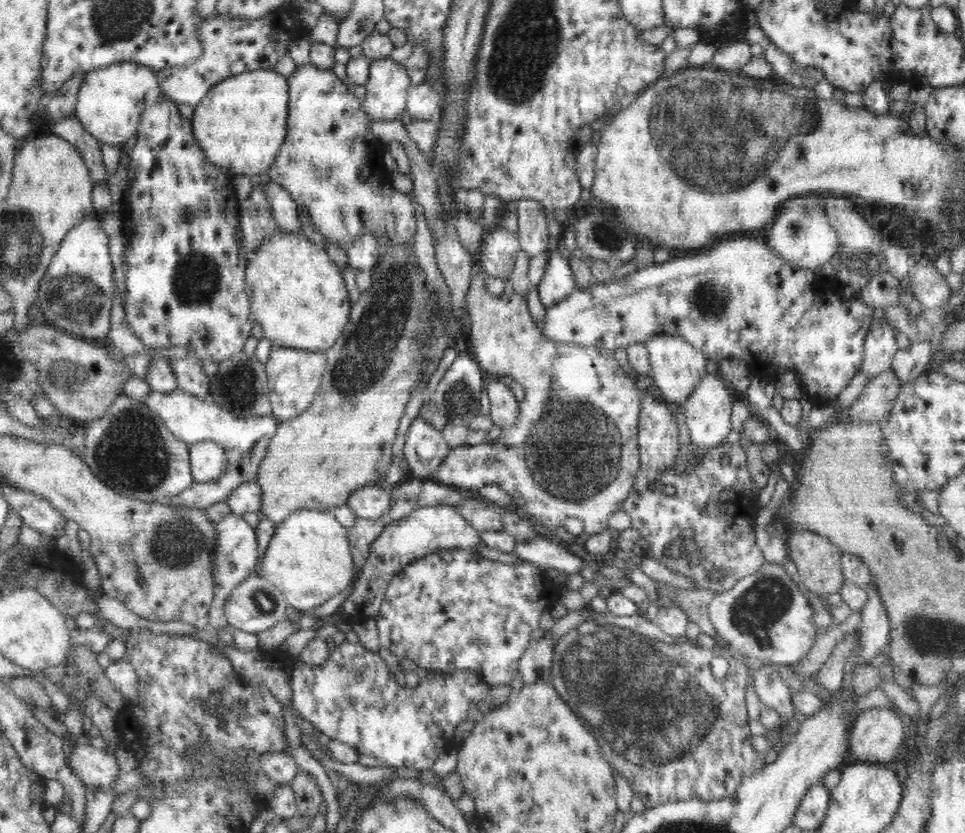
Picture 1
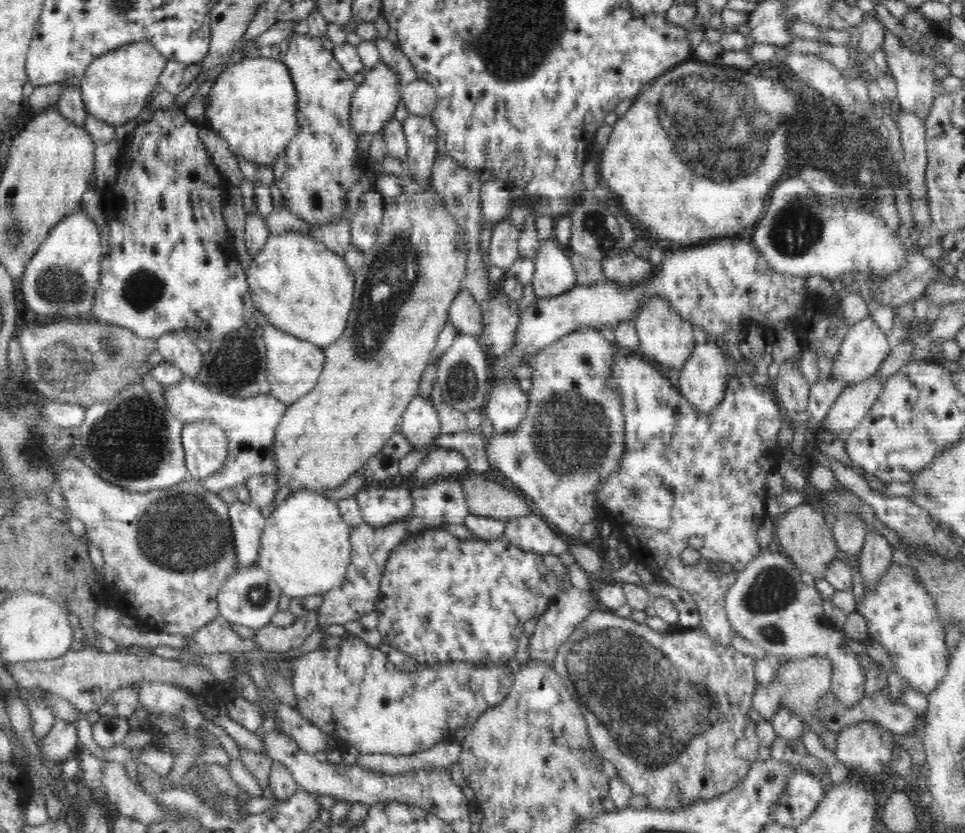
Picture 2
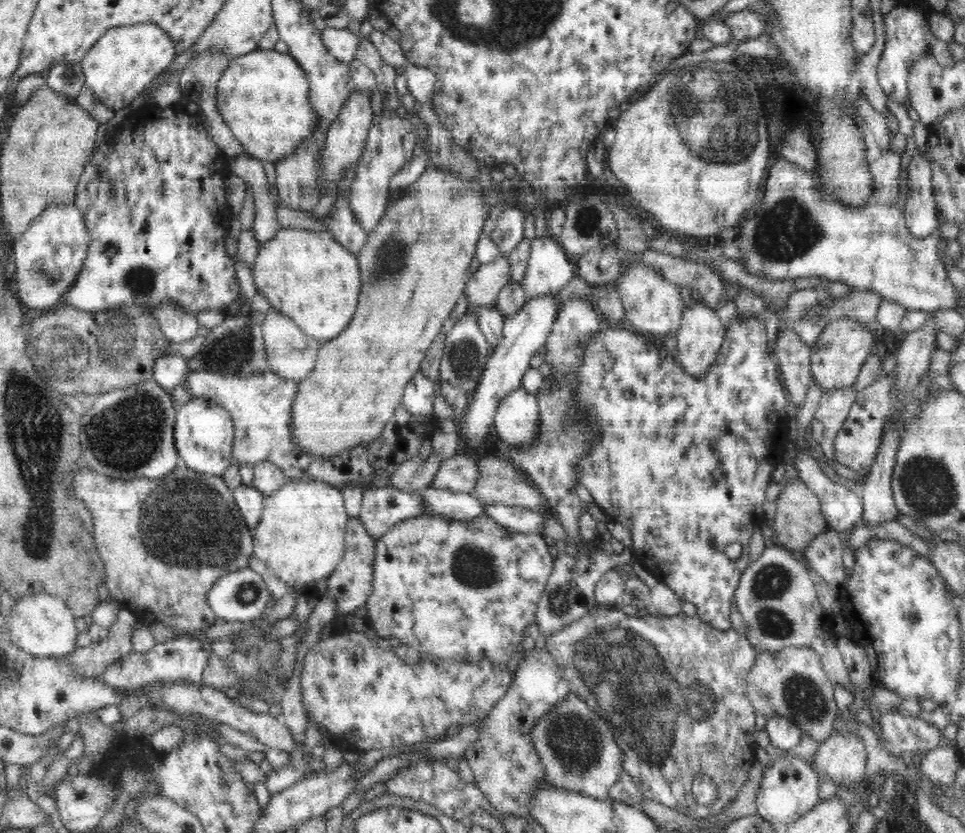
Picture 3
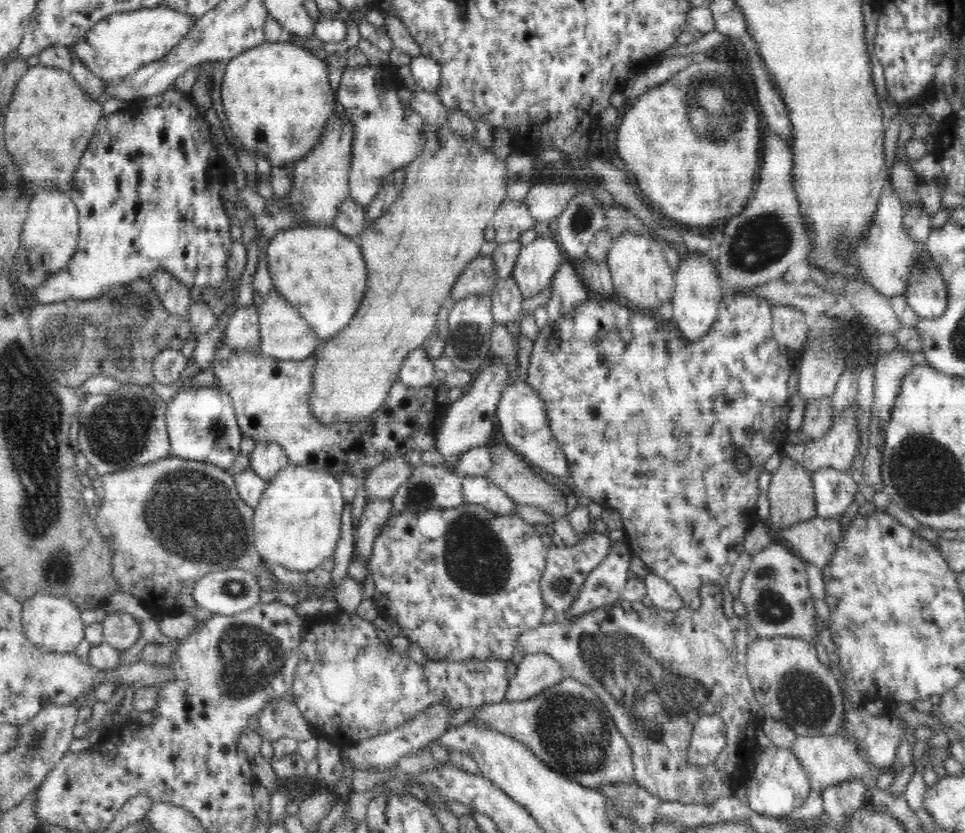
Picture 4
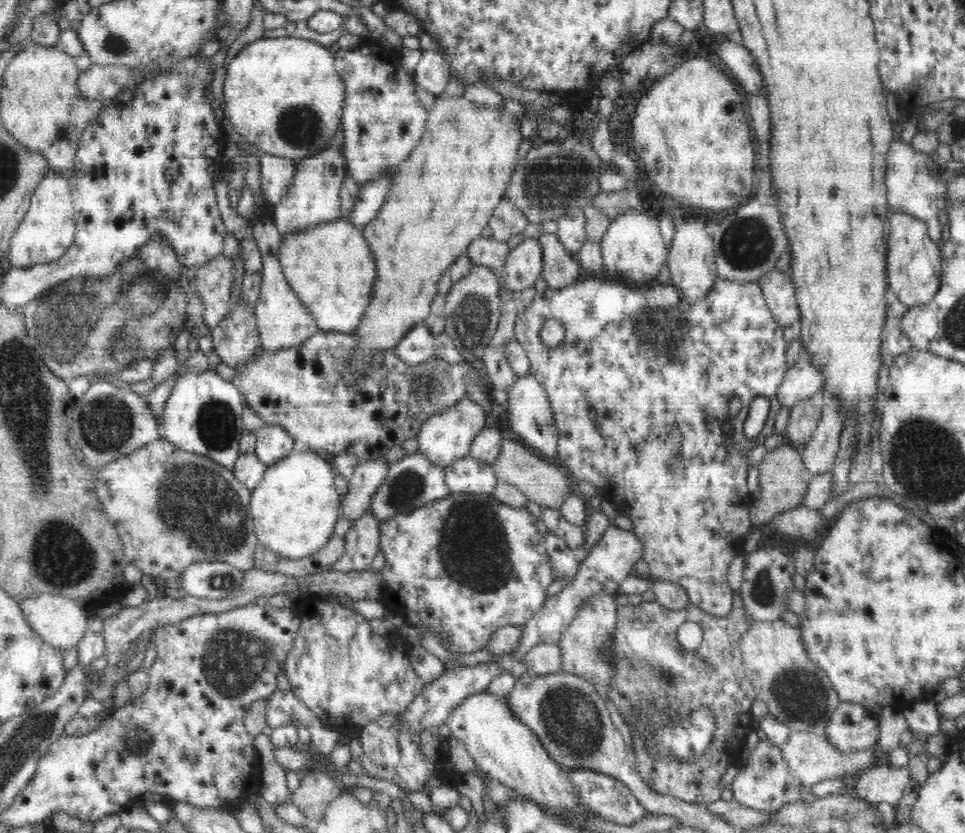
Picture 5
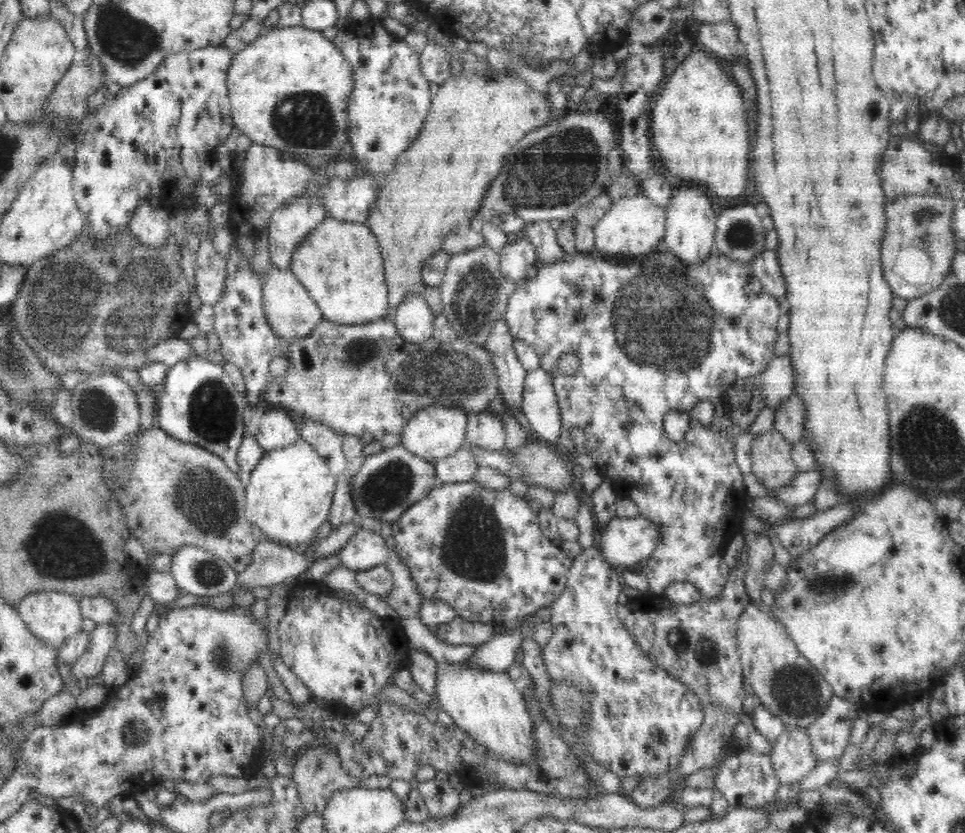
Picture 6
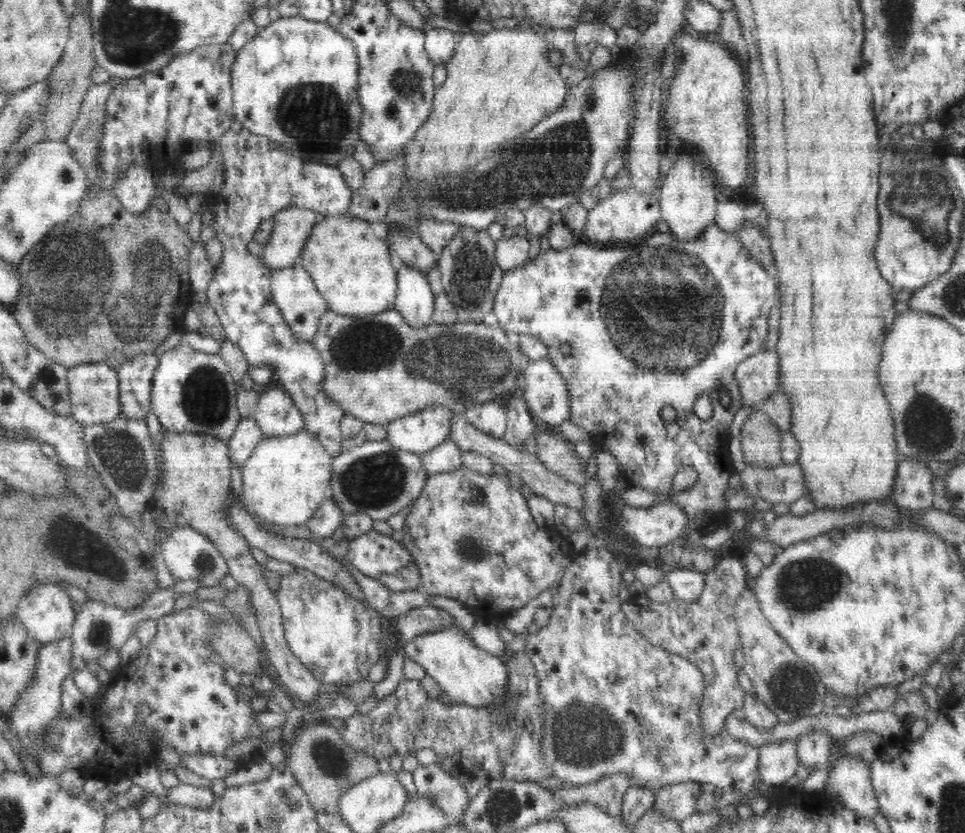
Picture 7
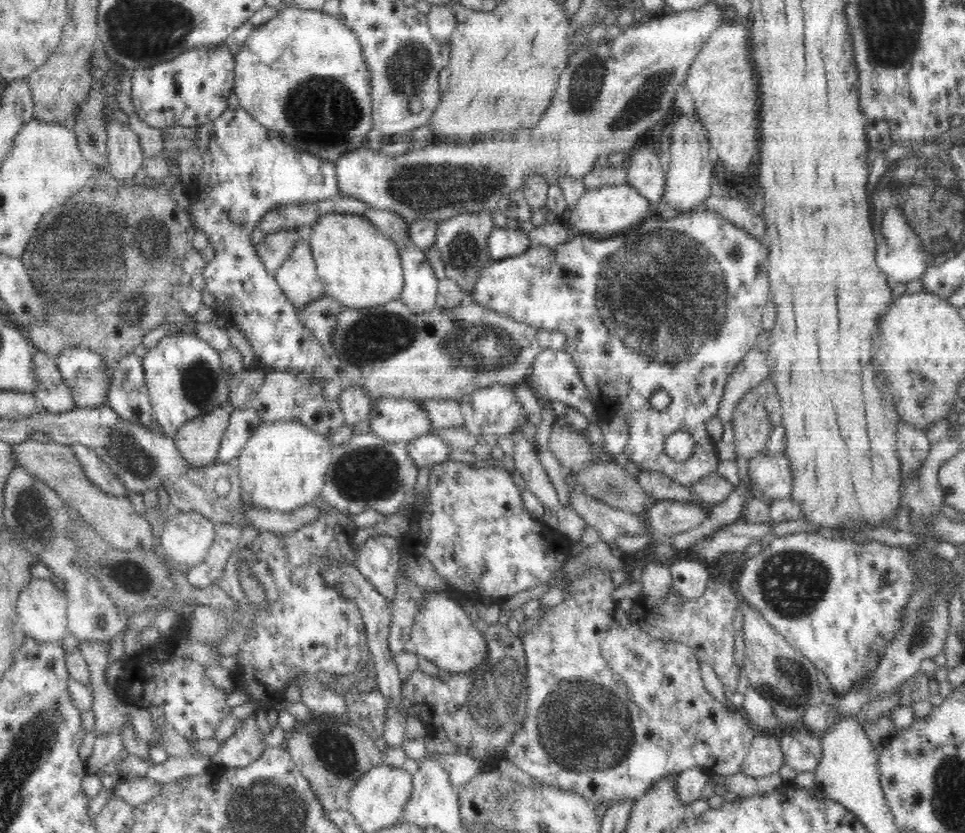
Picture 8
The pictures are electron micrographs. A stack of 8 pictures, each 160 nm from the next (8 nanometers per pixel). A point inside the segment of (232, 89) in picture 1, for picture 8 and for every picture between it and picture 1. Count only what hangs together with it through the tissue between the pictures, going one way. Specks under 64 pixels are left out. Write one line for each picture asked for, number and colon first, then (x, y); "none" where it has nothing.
2: (252, 105)
3: (262, 96)
4: (278, 98)
5: (283, 95)
6: (290, 89)
7: (296, 82)
8: (302, 74)

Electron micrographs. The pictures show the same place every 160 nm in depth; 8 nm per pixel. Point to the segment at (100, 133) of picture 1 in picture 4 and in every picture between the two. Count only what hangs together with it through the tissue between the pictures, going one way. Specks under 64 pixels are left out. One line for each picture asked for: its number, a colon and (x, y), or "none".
2: (114, 86)
3: (123, 62)
4: (115, 47)

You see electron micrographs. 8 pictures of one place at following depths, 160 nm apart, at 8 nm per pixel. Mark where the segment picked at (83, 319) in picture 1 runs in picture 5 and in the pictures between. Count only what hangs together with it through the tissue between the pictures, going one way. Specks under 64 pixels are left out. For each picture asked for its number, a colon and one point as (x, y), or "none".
2: (63, 278)
3: (48, 256)
4: (49, 238)
5: (48, 229)

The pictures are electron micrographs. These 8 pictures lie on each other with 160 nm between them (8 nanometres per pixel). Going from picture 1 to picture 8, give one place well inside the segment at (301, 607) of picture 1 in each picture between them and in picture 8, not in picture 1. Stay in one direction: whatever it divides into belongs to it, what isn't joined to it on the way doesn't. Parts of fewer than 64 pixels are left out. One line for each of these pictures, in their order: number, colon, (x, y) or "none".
2: (305, 548)
3: (300, 537)
4: (297, 523)
5: (294, 507)
6: (288, 495)
7: (285, 479)
8: (282, 466)

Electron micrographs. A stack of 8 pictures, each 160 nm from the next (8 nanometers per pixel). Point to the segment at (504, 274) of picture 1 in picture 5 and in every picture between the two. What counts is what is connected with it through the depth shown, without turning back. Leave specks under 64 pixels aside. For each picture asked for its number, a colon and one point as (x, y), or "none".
2: (503, 251)
3: (509, 229)
4: (512, 218)
5: (507, 220)

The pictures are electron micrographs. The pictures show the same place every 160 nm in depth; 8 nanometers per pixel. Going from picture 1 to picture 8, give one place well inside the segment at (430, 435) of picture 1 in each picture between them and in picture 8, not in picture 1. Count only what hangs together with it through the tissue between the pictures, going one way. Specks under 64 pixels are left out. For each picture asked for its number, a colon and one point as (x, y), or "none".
2: (420, 423)
3: (418, 397)
4: (417, 371)
5: (418, 345)
6: (414, 319)
7: (415, 300)
8: (420, 290)

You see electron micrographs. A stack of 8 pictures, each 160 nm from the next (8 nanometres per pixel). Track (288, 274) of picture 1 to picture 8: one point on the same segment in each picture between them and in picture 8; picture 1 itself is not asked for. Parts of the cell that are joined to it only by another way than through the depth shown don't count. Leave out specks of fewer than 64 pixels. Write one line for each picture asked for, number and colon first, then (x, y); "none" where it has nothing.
2: (303, 288)
3: (308, 276)
4: (321, 272)
5: (331, 268)
6: (340, 264)
7: (348, 259)
8: (360, 267)

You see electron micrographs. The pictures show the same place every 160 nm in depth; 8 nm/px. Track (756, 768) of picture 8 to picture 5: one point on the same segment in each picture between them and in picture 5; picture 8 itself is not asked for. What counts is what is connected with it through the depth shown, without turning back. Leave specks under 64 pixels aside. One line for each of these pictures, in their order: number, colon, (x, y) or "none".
5: (811, 758)
6: (791, 757)
7: (777, 762)

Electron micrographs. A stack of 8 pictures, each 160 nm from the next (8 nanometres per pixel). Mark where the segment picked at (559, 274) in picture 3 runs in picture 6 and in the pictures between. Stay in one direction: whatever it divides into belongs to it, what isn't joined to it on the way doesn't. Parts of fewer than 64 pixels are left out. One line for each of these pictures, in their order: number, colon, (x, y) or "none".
4: (535, 268)
5: (523, 266)
6: (515, 258)

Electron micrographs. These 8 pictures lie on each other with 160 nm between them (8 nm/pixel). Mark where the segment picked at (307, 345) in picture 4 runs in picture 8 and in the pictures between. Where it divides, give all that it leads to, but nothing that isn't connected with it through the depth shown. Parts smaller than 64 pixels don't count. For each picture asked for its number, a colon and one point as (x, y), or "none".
5: (282, 321)
6: (292, 313)
7: (297, 297)
8: (297, 277)

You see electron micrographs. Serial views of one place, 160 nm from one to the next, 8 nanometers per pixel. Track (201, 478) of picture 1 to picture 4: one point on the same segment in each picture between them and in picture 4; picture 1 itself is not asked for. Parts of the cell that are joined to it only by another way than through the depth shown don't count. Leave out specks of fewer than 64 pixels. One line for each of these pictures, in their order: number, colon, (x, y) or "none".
2: (205, 447)
3: (204, 436)
4: (202, 426)

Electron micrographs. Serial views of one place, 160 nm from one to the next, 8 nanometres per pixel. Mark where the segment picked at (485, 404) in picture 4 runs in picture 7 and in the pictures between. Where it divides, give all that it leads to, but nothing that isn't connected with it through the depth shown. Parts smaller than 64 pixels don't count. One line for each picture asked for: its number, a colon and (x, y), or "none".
5: (443, 438)
6: (433, 433)
7: (421, 431)

